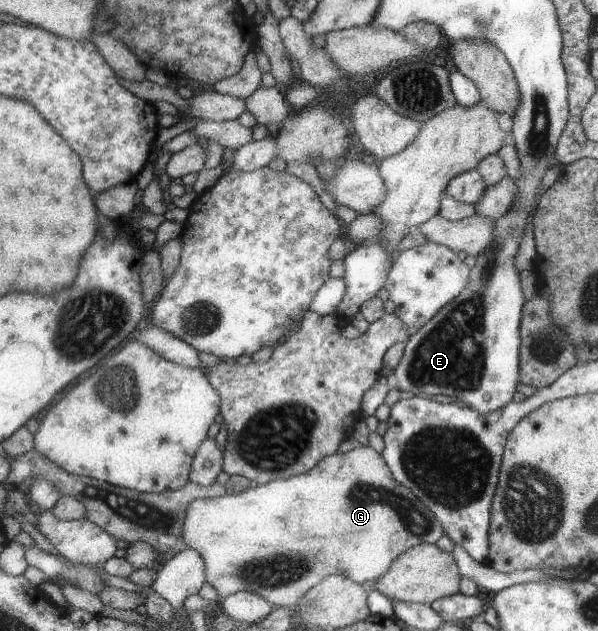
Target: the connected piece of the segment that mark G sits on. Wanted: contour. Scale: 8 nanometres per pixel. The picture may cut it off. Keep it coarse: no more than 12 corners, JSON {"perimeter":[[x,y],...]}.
{"perimeter":[[382,455],[191,500],[225,598],[294,609],[444,533]]}

